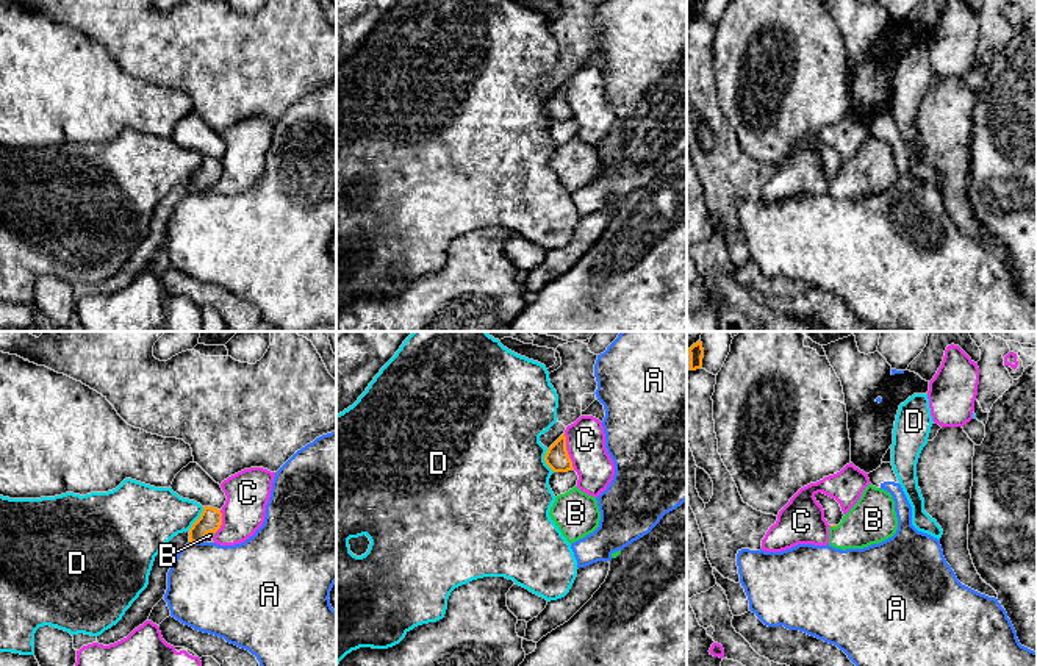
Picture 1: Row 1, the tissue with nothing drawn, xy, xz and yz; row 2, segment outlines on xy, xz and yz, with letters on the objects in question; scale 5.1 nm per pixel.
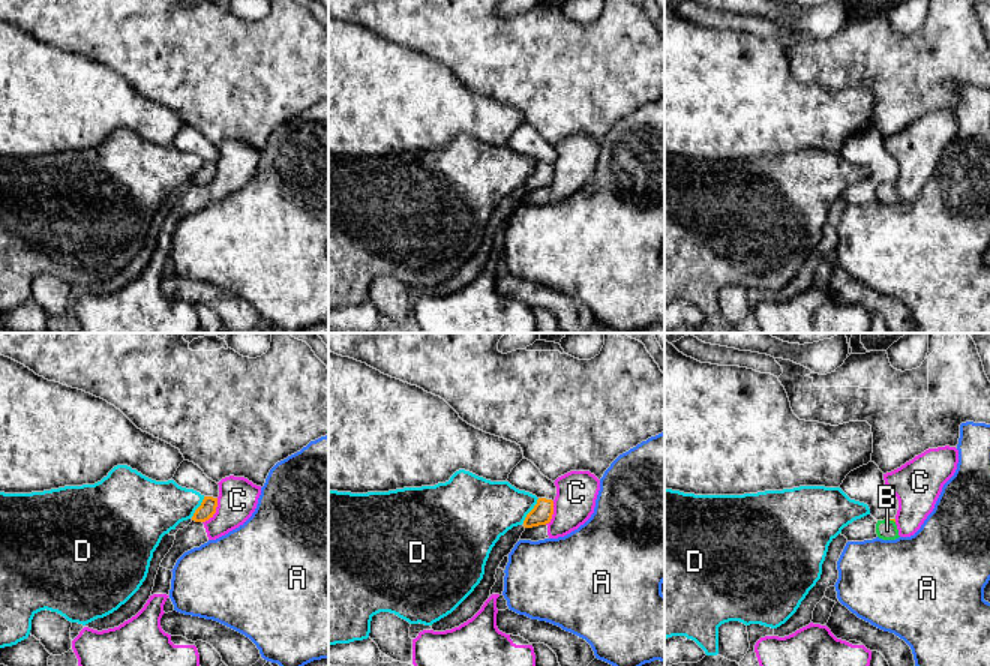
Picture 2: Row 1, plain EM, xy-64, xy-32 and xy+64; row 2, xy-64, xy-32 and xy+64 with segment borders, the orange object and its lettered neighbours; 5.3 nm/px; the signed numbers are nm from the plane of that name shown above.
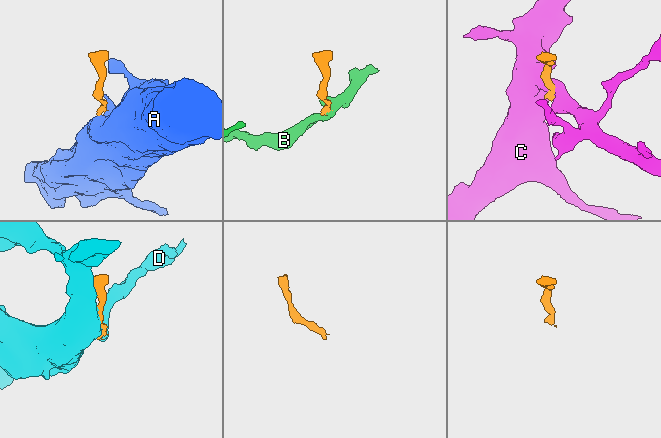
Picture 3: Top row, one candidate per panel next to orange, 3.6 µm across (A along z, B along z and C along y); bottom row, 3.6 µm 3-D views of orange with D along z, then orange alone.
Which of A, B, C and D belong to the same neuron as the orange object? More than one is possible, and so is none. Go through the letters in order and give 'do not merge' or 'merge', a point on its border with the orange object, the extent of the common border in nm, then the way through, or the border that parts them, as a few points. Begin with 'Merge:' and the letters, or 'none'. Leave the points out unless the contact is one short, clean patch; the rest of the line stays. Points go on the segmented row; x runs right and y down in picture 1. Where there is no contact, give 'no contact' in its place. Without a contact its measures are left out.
Merge: B
A: do not merge | xy (197, 541) | 90 nm | along xy (205, 540), (190, 543)
B: merge | xy (210, 532) | 60 nm | across xy (210, 521), (210, 532), (210, 535)
C: do not merge | xz (566, 451) | 190 nm | along xz (563, 433), (566, 454), (574, 468)
D: do not merge | xy (197, 519) | 150 nm

